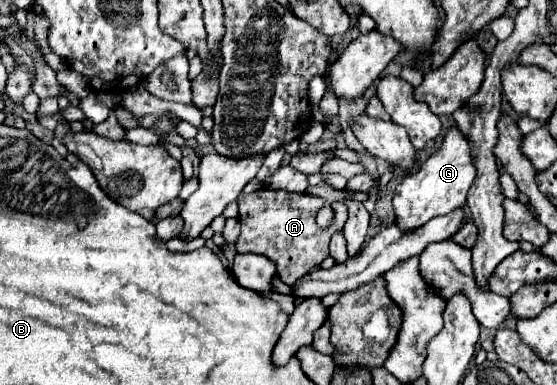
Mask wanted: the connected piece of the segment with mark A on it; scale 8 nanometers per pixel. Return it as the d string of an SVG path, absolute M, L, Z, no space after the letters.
M254 191L250 195L242 193L238 199L238 221L242 225L240 237L236 241L238 253L264 255L276 263L278 277L286 285L294 285L302 275L316 269L328 257L330 237L340 231L348 219L348 209L344 203L334 203L334 225L320 229L316 225L316 213L322 207L322 199L308 197L304 193L288 191Z

